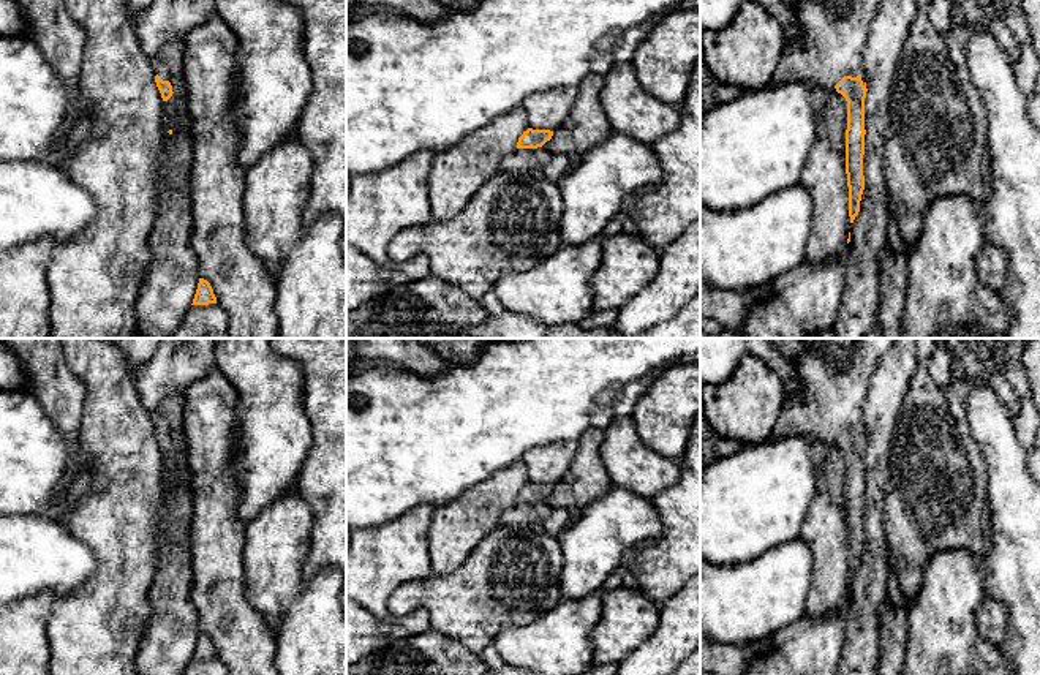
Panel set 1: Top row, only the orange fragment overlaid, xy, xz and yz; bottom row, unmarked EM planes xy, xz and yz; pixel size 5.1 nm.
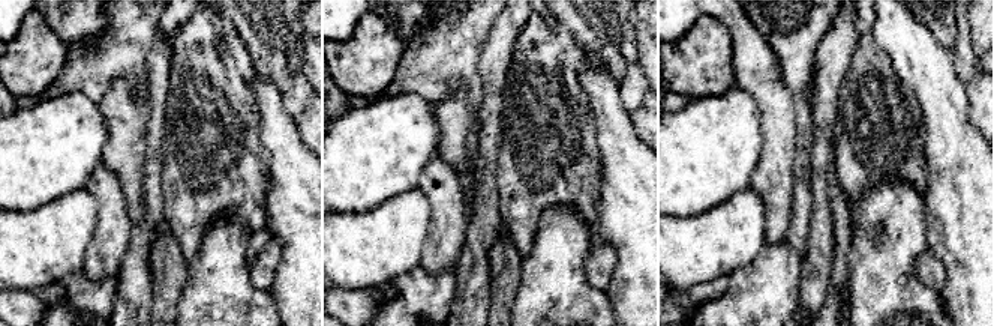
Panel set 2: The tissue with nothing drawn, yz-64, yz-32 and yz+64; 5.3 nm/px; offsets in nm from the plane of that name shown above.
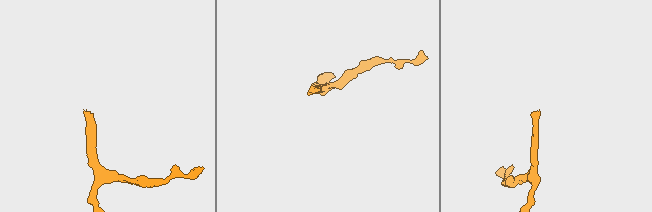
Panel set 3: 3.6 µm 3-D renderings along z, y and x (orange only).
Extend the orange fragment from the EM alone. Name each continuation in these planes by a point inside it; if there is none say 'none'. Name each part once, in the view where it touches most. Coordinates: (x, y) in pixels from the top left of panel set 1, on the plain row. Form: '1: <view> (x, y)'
1: yz (836, 372)

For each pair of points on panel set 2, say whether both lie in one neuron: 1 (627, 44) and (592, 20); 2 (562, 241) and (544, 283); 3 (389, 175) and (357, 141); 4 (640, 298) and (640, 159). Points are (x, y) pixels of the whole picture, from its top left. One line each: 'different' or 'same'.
1: same
2: same
3: same
4: same

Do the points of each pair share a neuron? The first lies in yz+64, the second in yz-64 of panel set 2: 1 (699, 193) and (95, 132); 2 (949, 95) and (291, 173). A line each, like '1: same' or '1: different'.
1: same
2: same

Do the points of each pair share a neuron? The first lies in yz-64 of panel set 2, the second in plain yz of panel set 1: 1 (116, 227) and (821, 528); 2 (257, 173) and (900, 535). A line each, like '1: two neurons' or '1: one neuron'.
1: one neuron
2: one neuron

